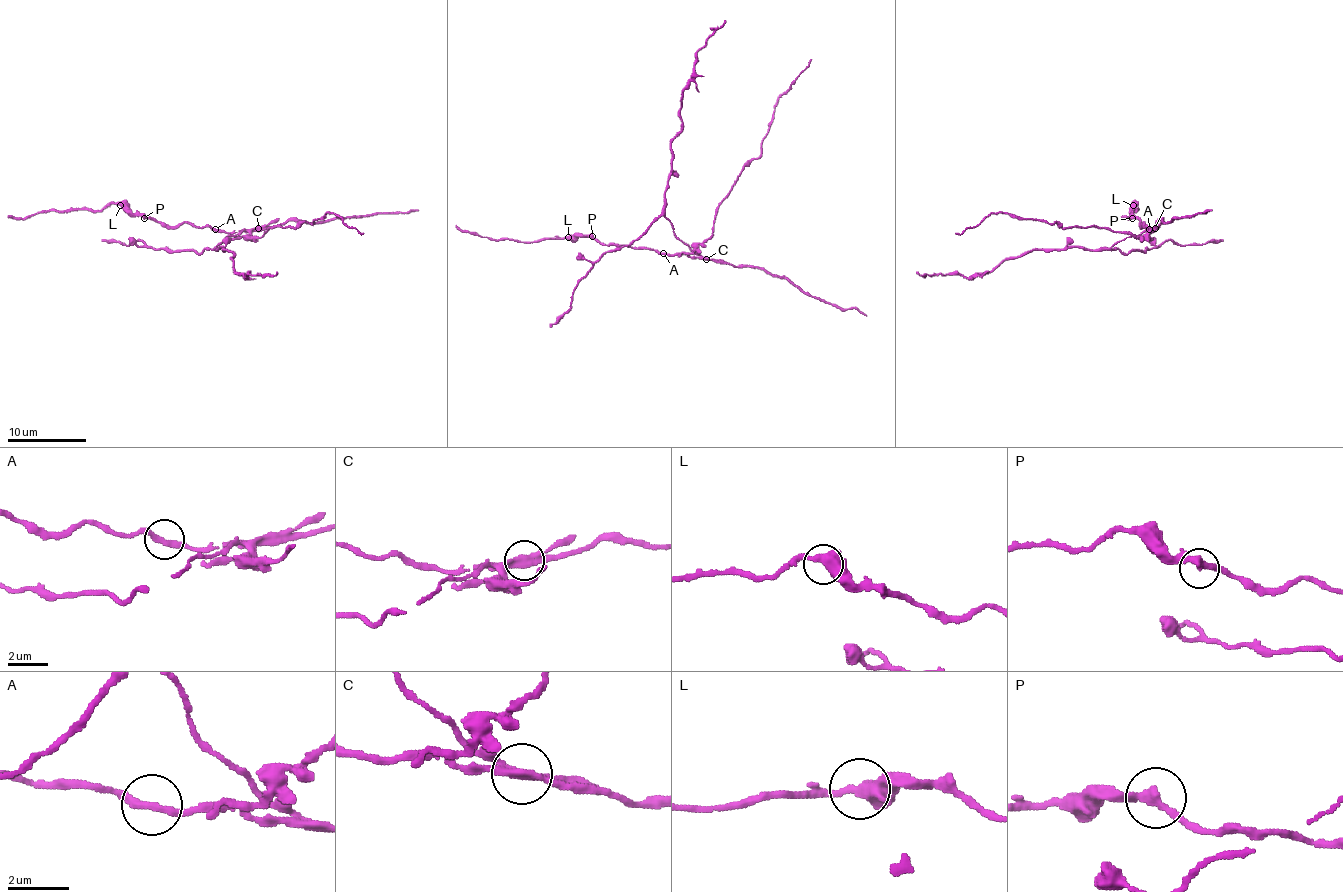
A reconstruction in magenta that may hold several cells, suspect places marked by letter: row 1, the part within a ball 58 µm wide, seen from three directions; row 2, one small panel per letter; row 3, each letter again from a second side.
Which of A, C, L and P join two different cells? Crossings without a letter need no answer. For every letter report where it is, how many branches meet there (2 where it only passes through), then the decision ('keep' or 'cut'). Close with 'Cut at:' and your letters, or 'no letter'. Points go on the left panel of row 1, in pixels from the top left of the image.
A: (215, 229) | 2 | keep
C: (258, 228) | 3 | cut
L: (120, 205) | 4 | keep
P: (144, 218) | 2 | keep
Cut at: C

